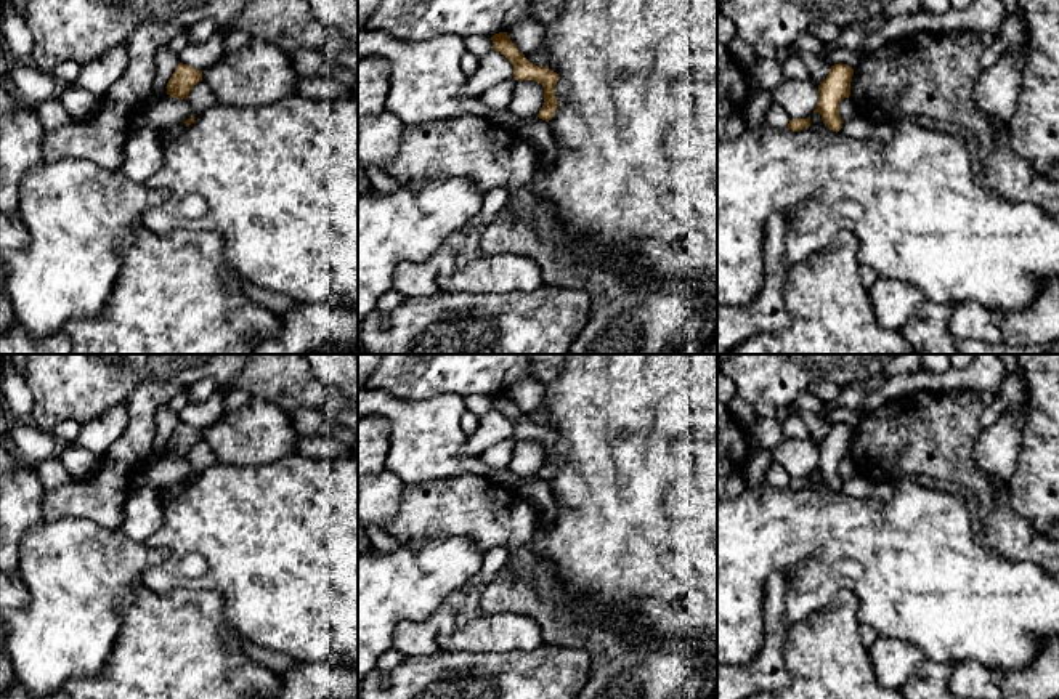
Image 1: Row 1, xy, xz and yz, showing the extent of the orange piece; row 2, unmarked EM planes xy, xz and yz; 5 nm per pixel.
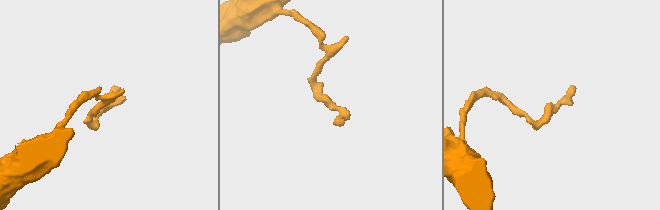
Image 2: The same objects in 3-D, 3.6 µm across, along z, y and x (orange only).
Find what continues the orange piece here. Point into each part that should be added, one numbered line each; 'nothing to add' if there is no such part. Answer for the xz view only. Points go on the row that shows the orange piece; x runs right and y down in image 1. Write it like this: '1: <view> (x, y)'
nothing to add

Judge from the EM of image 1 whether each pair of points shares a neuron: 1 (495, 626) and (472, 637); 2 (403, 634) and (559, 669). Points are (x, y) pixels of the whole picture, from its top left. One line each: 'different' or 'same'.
1: same
2: different

